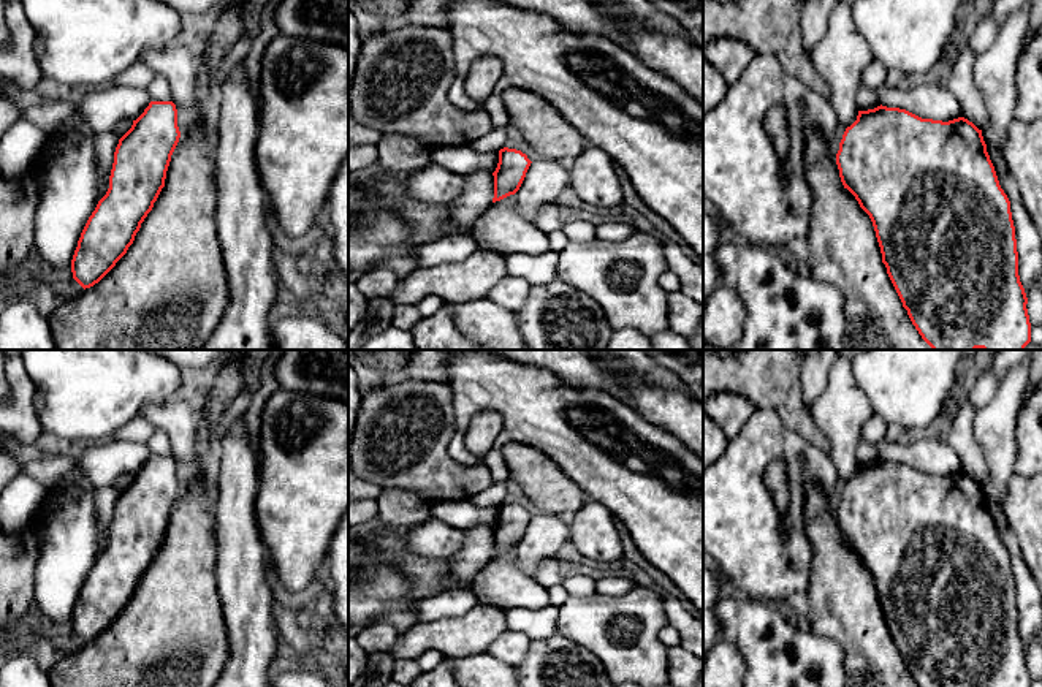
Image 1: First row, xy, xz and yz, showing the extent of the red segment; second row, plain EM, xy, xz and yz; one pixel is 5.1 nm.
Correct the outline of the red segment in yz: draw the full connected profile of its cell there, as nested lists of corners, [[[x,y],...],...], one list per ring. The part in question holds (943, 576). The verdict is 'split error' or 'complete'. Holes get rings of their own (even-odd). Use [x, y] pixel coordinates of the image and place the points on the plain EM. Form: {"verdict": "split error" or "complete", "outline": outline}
{"verdict": "complete", "outline": [[[877,461],[858,465],[857,475],[846,483],[836,508],[839,532],[860,562],[869,570],[882,608],[887,628],[918,687],[1031,687],[1028,652],[1018,630],[1018,606],[1010,556],[999,540],[987,499],[972,476],[958,472],[949,476],[922,473],[906,464]]]}

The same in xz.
{"verdict": "complete", "outline": [[[508,502],[499,505],[499,518],[496,526],[492,527],[492,557],[500,556],[510,549],[515,549],[519,545],[531,518],[532,516],[521,505]]]}

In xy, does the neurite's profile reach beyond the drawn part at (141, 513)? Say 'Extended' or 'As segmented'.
As segmented

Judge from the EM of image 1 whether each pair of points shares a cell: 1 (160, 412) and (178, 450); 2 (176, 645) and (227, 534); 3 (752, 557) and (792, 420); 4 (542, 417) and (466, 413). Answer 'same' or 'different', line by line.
1: same
2: different
3: different
4: same

